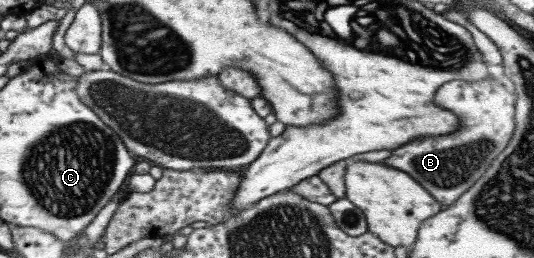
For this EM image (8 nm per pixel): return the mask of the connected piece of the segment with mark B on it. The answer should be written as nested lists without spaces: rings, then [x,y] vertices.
[[[492,77],[476,82],[450,80],[440,90],[436,90],[434,98],[438,106],[450,112],[456,110],[460,128],[444,136],[406,142],[406,146],[390,150],[390,156],[381,160],[381,163],[414,178],[440,204],[452,204],[462,192],[466,192],[474,184],[474,180],[482,176],[482,172],[512,136],[515,96],[506,90],[503,83]]]

